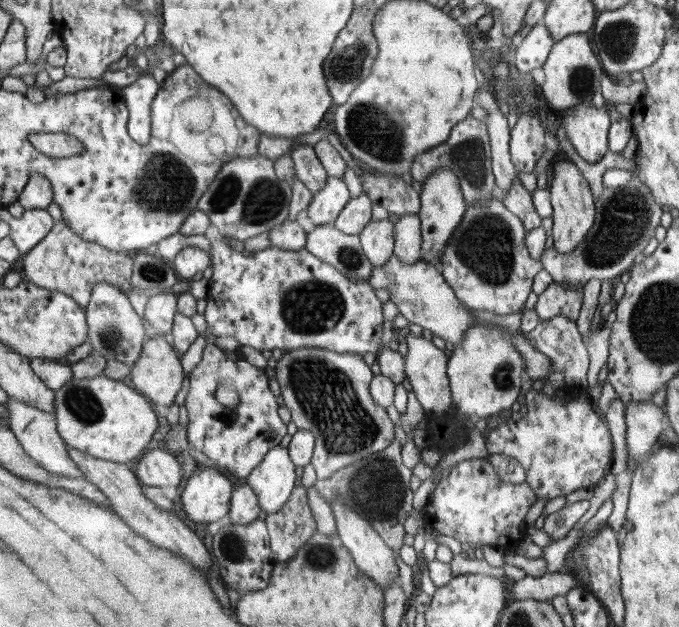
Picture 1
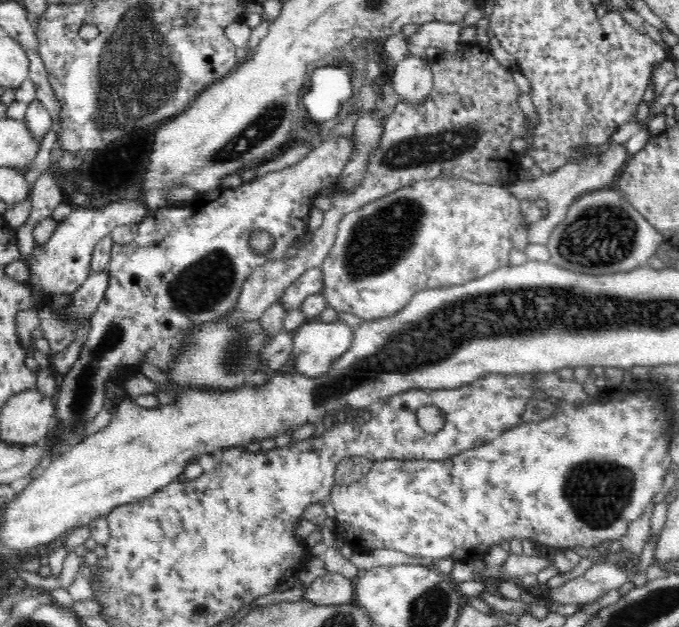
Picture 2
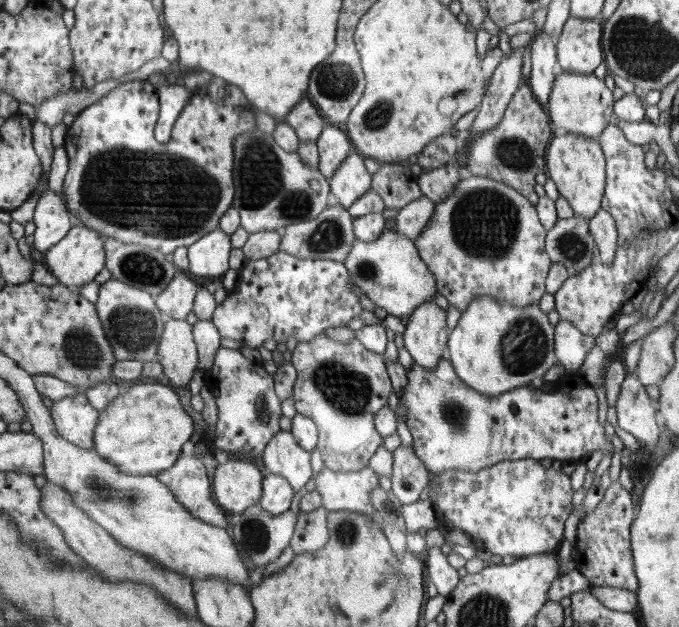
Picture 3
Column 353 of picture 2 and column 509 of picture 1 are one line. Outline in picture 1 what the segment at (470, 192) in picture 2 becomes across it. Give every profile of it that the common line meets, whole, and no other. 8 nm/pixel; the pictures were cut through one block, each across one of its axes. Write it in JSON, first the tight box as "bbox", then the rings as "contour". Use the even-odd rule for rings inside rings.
{"bbox":[440,195,543,315],"contour":[[[496,195],[467,208],[440,256],[443,276],[466,307],[503,315],[522,310],[532,292],[532,278],[543,269],[541,261],[528,252],[526,234],[523,221]]]}

